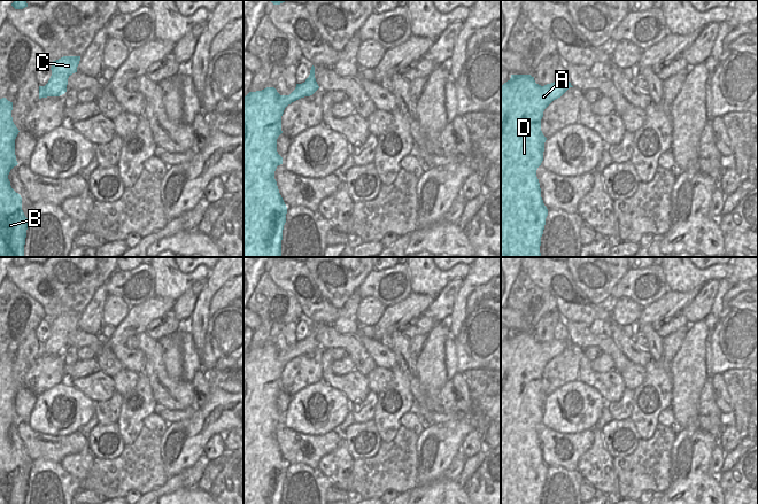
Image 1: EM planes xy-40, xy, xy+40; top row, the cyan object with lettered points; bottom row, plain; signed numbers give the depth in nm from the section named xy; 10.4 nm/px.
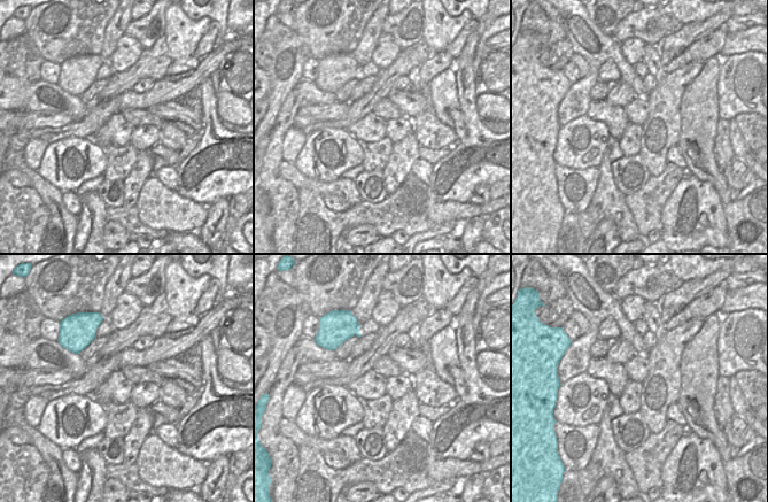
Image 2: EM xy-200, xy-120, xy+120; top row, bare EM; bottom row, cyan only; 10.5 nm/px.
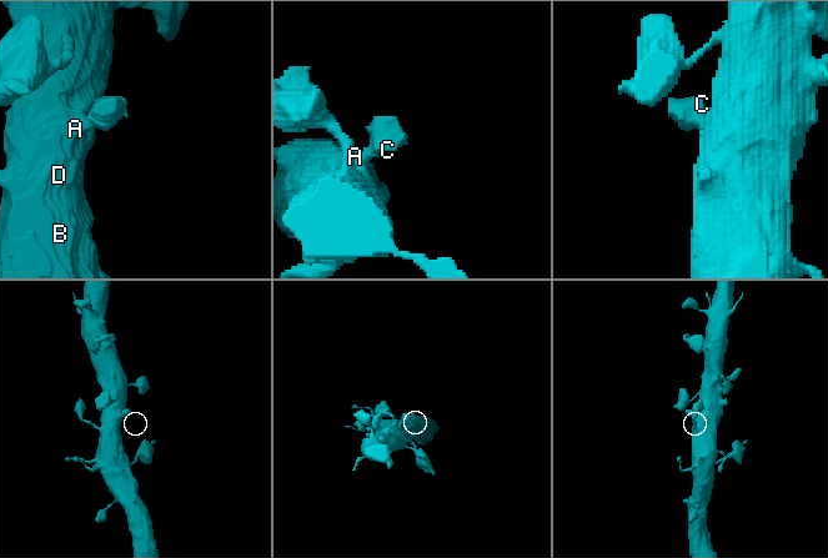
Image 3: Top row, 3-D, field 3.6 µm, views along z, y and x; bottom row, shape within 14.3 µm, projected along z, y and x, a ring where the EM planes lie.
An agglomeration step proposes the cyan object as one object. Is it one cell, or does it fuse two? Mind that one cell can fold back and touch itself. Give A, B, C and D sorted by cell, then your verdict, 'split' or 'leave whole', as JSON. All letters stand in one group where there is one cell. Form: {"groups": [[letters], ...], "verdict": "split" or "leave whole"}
{"groups": [["A", "B", "C", "D"]], "verdict": "leave whole"}

